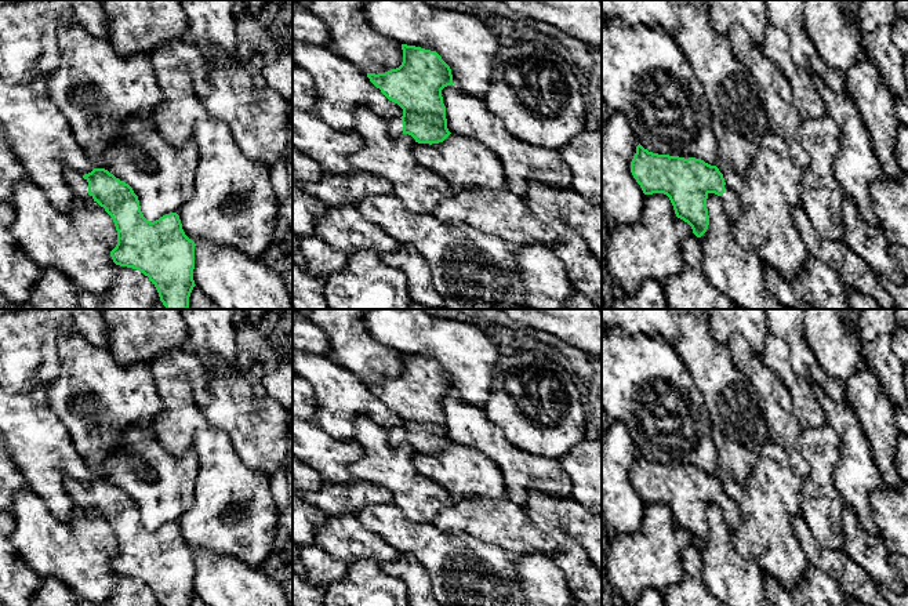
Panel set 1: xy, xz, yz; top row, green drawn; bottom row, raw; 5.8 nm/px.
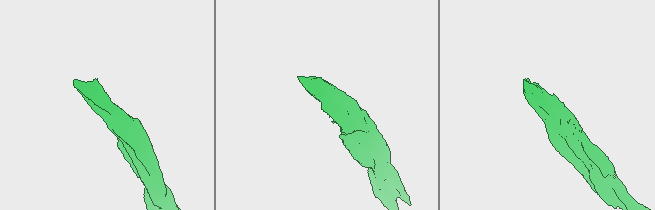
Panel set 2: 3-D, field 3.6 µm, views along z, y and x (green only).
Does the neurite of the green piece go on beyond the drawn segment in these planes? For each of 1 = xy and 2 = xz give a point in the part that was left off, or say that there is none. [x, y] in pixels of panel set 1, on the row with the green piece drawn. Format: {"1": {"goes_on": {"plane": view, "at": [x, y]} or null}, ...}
{"1": {"goes_on": {"plane": "xy", "at": [79, 185]}}, "2": {"goes_on": {"plane": "xz", "at": [395, 126]}}}

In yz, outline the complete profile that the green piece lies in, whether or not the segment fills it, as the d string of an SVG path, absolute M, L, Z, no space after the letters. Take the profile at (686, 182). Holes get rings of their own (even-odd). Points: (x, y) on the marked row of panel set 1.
M639 144L631 162L631 173L644 195L667 195L676 217L687 222L697 237L709 225L709 193L720 197L730 219L740 211L738 196L724 182L723 174L701 159L658 155Z

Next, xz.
M402 44L403 62L399 68L385 73L367 73L370 81L392 102L403 109L402 117L391 117L386 121L392 137L411 135L418 144L443 142L451 133L447 128L446 106L442 90L453 83L450 66L436 51L415 46Z

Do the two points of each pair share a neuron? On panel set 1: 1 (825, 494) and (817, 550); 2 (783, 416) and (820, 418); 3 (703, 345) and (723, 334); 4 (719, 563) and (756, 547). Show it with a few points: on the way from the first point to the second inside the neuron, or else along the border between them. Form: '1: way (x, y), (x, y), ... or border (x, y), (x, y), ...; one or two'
1: border (801, 516), (824, 545), (842, 551); two
2: border (785, 387), (795, 418), (802, 429); two
3: border (705, 323), (709, 331), (726, 345); two
4: border (730, 529), (733, 547), (751, 559), (763, 574); two

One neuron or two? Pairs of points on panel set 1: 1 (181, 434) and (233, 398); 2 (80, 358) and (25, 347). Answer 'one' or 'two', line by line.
1: two
2: two

